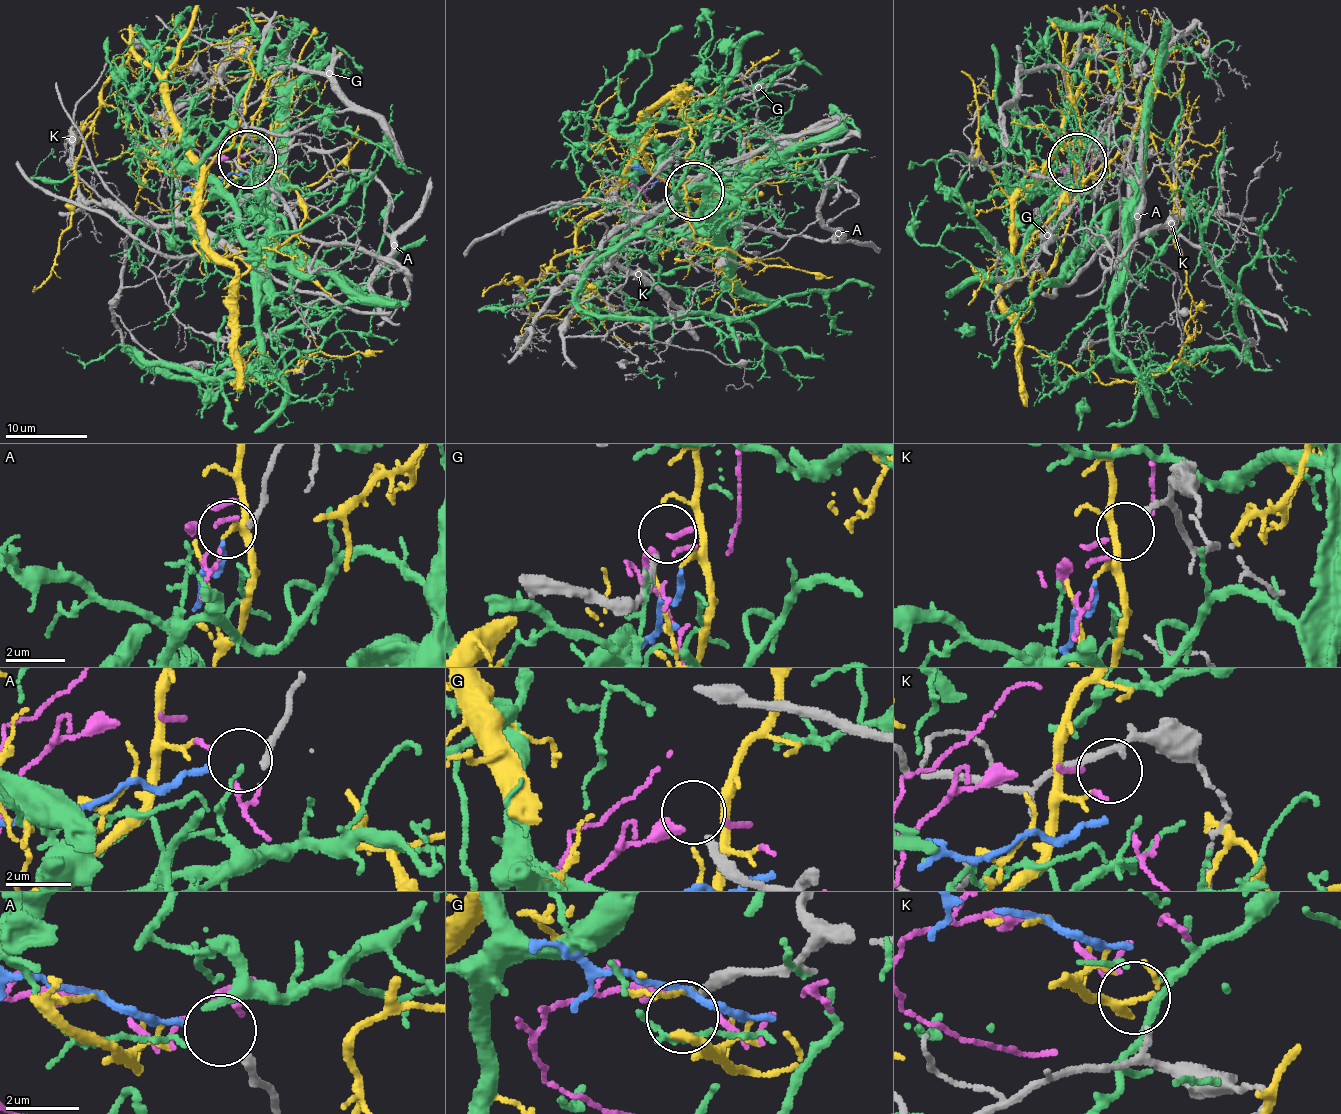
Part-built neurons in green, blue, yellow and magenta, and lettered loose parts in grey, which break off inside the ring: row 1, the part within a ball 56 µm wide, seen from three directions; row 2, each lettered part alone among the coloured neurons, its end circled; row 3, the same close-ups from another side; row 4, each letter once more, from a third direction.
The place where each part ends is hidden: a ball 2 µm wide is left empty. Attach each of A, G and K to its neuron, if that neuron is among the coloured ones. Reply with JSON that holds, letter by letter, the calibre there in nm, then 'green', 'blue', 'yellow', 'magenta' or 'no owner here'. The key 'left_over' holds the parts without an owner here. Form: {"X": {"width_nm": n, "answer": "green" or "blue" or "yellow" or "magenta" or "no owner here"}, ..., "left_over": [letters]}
{"A": {"width_nm": 220, "answer": "blue"}, "G": {"width_nm": 240, "answer": "no owner here"}, "K": {"width_nm": 140, "answer": "magenta"}, "left_over": ["G"]}

